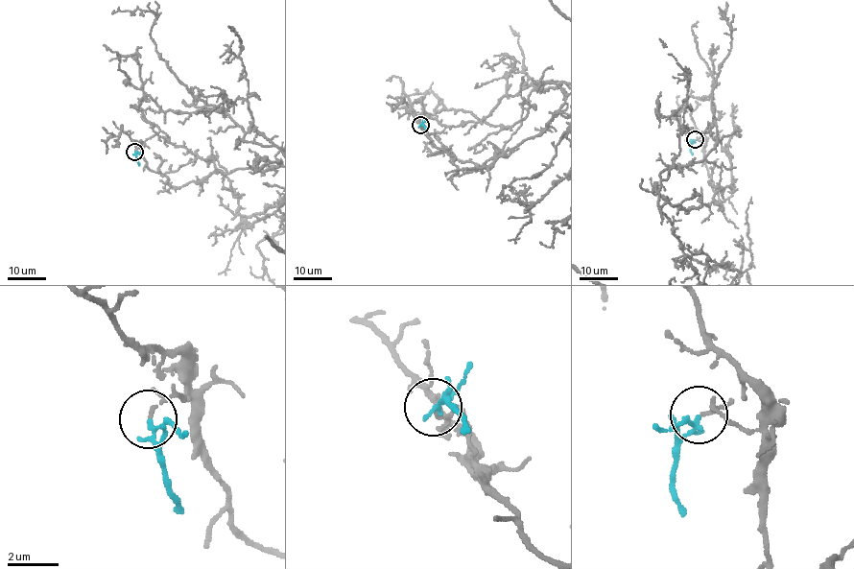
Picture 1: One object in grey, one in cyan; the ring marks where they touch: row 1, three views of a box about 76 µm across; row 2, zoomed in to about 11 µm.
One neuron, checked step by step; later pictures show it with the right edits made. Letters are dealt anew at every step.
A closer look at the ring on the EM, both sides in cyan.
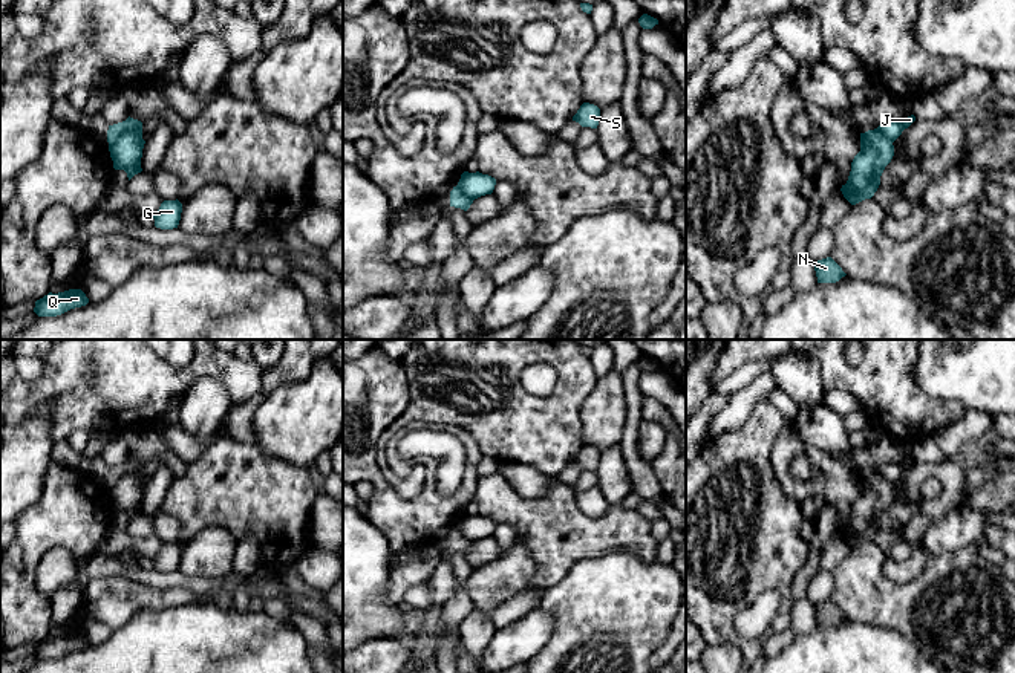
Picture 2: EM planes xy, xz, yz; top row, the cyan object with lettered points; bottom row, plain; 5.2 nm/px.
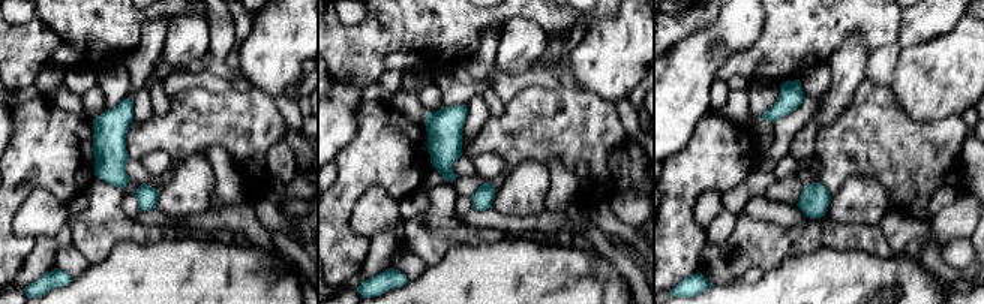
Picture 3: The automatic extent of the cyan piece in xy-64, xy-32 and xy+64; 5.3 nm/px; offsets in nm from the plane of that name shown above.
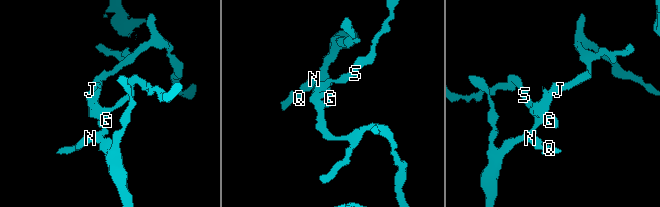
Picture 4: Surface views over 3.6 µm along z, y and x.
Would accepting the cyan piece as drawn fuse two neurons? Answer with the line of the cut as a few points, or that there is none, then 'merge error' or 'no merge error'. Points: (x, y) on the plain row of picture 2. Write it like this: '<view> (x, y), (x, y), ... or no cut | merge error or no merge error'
xy (141, 465), (109, 487) | merge error

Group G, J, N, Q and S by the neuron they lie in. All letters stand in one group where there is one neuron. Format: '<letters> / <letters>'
G N Q S / J

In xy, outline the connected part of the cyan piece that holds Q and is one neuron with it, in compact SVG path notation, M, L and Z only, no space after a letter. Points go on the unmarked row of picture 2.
M69 632L64 635L49 635L43 641L35 644L34 655L38 659L57 659L70 652L86 649L89 641L81 632Z

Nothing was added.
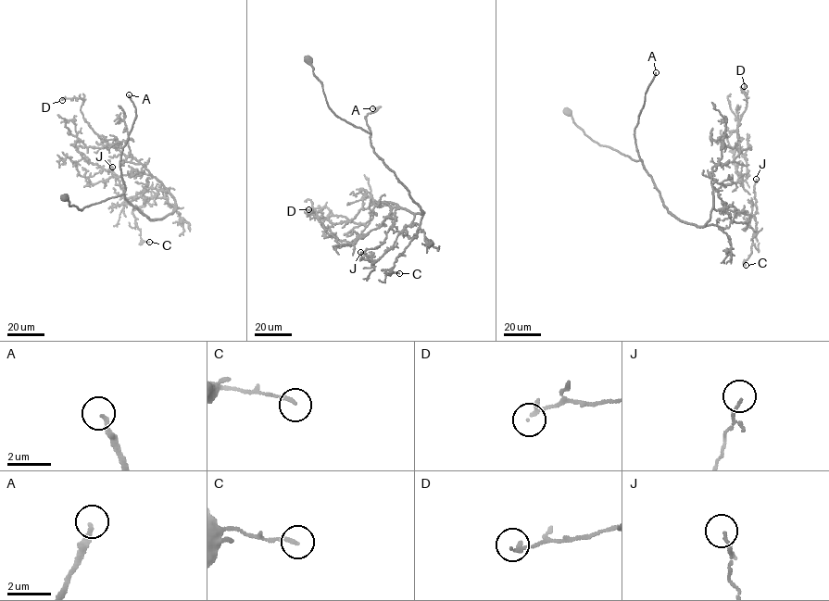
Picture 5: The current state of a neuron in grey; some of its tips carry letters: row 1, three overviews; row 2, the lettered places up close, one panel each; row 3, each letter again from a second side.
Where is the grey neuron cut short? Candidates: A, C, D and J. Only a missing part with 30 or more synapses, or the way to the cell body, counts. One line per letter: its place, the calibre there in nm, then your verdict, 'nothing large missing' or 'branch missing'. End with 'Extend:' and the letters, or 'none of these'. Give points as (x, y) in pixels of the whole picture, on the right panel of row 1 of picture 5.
A: at (656, 72); 220 nm thick; branch missing
C: at (746, 265); 150 nm thick; nothing large missing
D: at (744, 86); 170 nm thick; nothing large missing
J: at (756, 179); 110 nm thick; nothing large missing
Extend: A

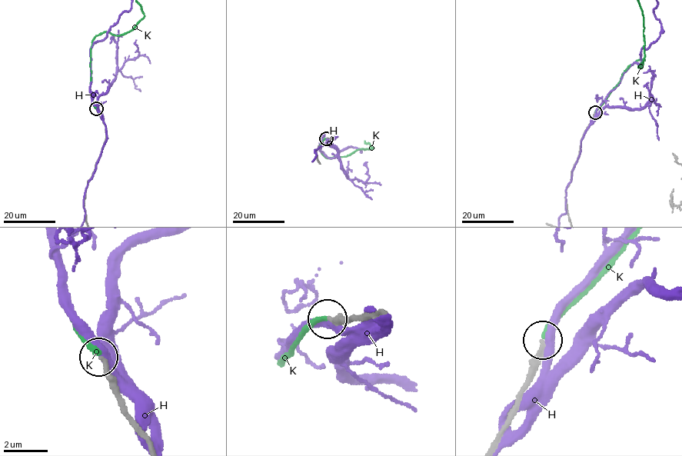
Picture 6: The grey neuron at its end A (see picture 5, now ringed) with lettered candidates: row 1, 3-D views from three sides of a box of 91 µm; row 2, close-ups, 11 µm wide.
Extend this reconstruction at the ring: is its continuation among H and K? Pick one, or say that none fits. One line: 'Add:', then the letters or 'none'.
Add: K

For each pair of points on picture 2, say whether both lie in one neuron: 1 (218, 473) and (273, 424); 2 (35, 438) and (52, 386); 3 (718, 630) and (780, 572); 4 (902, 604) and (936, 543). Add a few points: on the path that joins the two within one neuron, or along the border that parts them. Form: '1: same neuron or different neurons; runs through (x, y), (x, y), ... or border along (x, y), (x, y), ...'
1: different neurons; border along (256, 445), (268, 459), (290, 462)
2: different neurons; border along (17, 424), (34, 407), (46, 404), (52, 438)
3: same neuron; runs through (721, 612), (761, 572)
4: different neurons; border along (968, 545), (933, 555)

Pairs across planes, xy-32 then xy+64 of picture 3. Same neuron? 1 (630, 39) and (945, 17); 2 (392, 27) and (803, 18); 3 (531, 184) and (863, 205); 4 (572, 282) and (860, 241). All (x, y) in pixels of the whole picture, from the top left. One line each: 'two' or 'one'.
1: two
2: one
3: one
4: two

